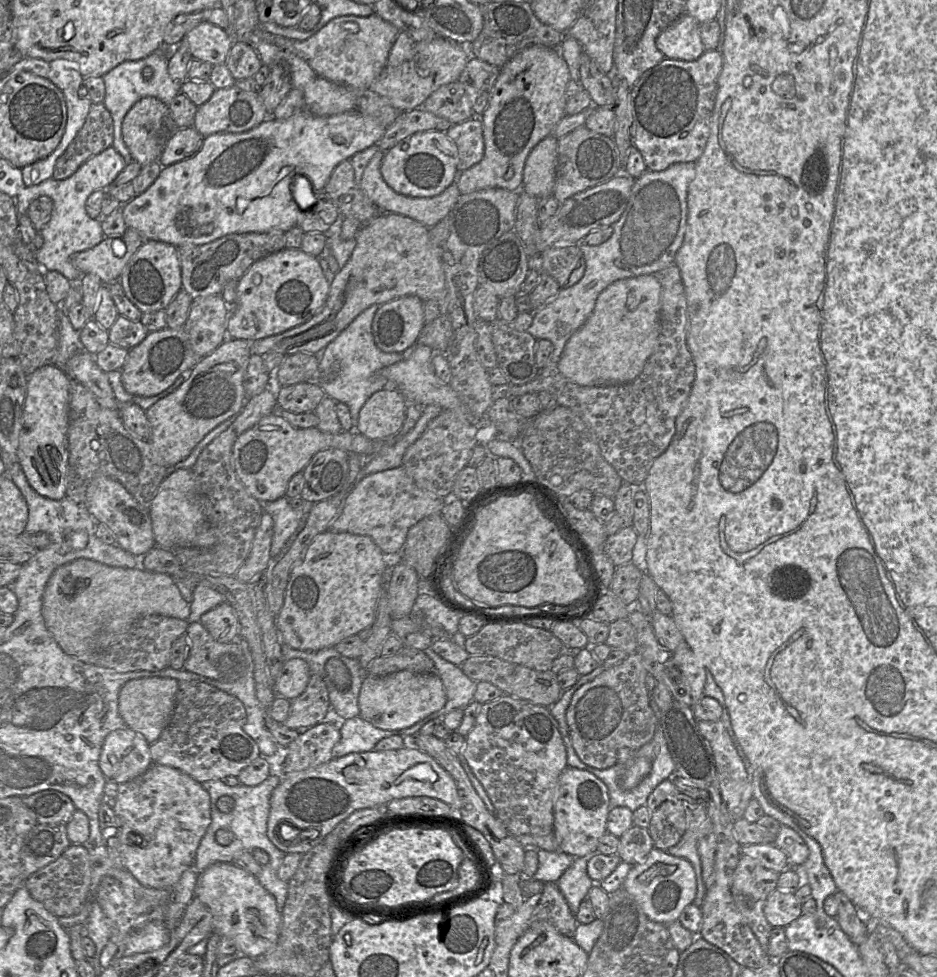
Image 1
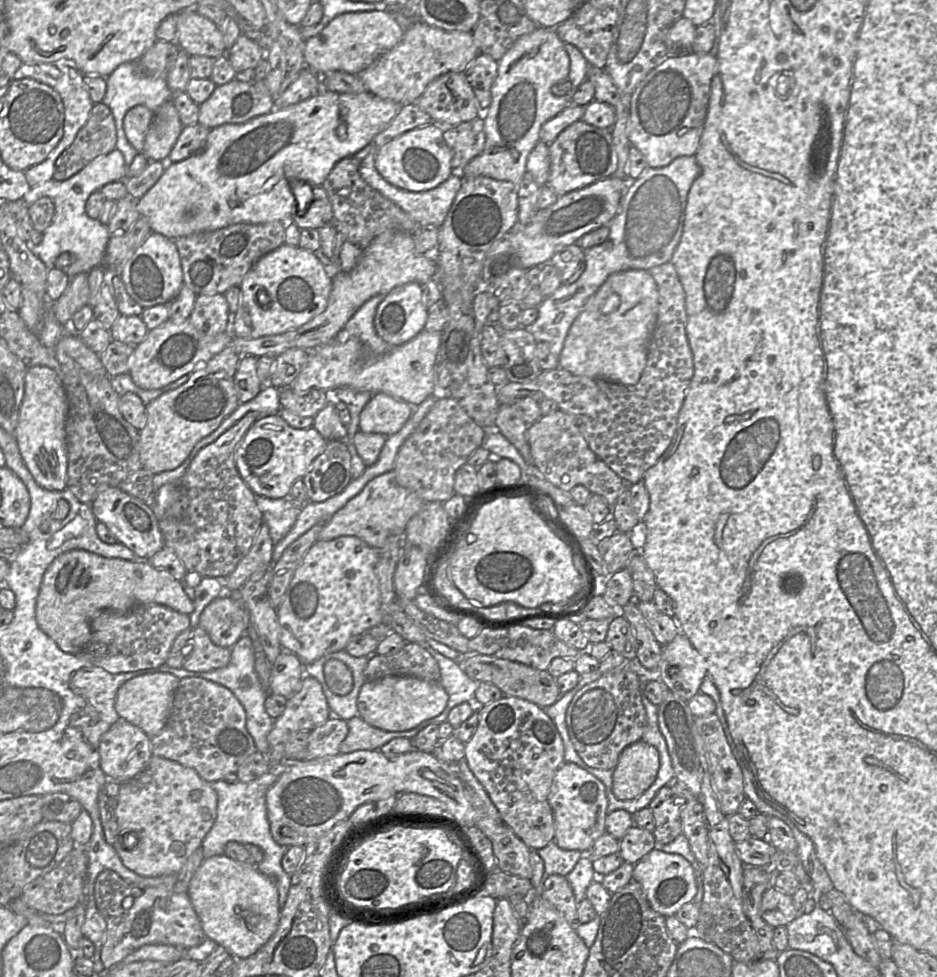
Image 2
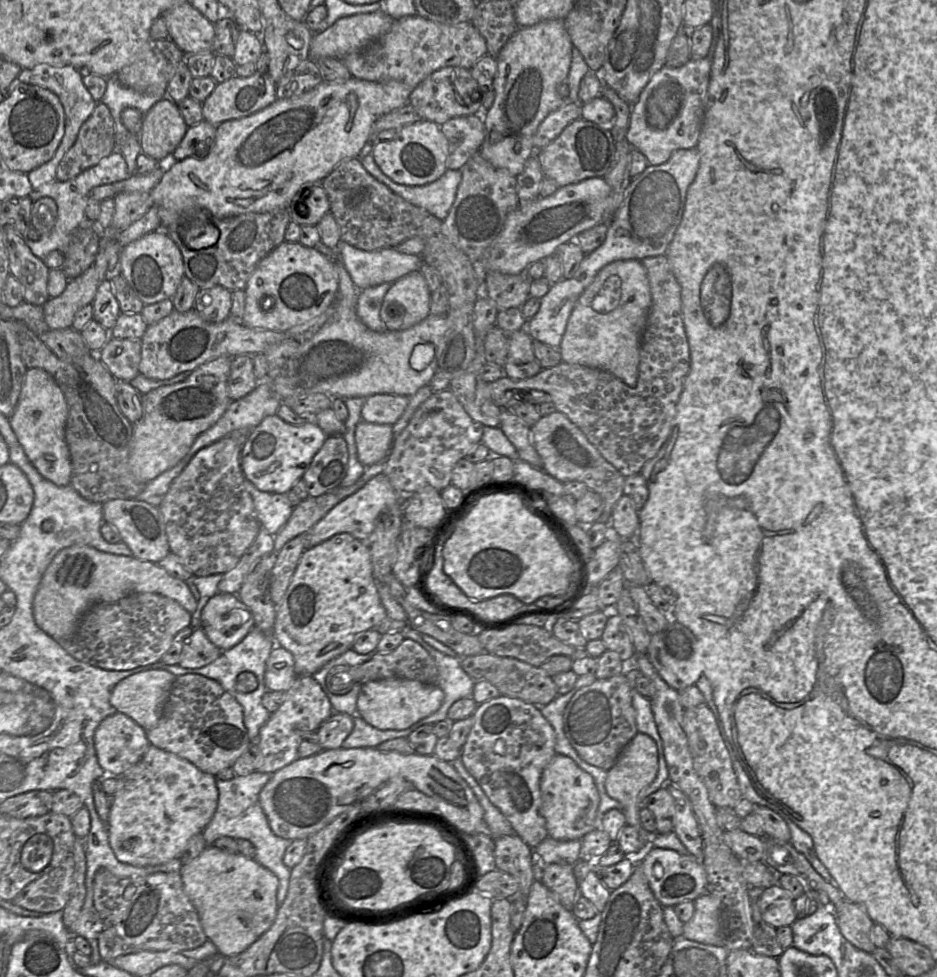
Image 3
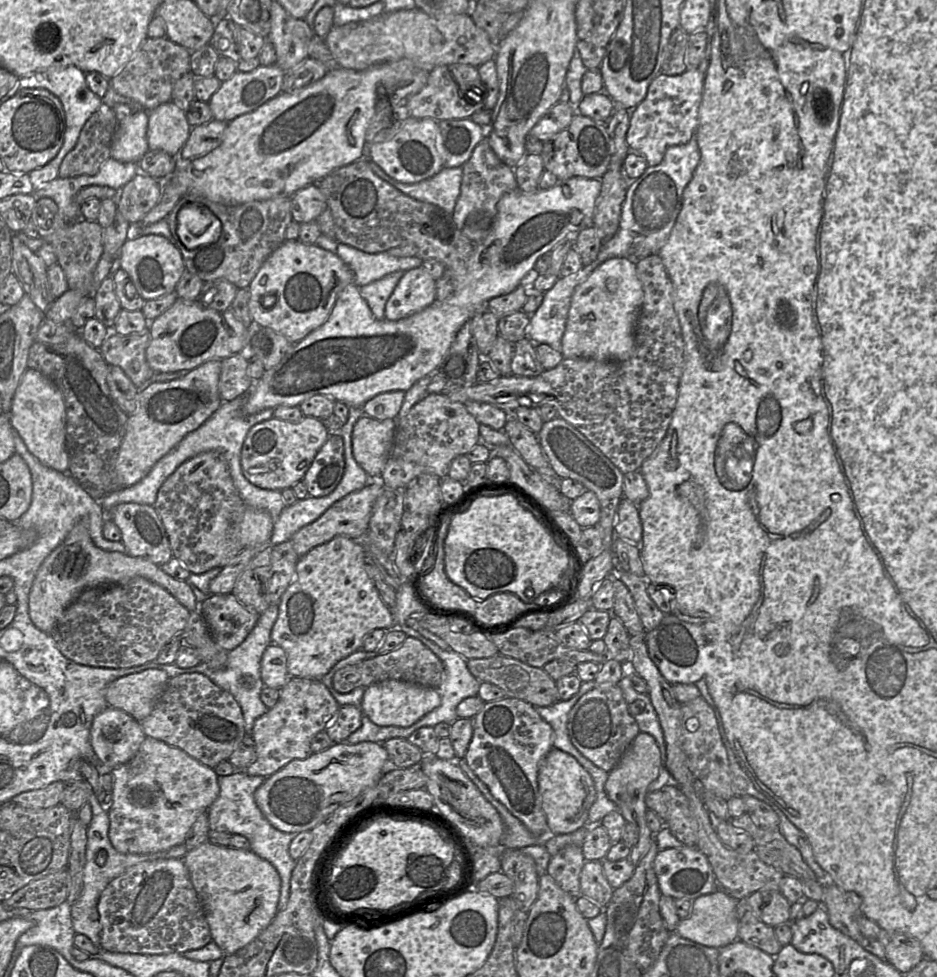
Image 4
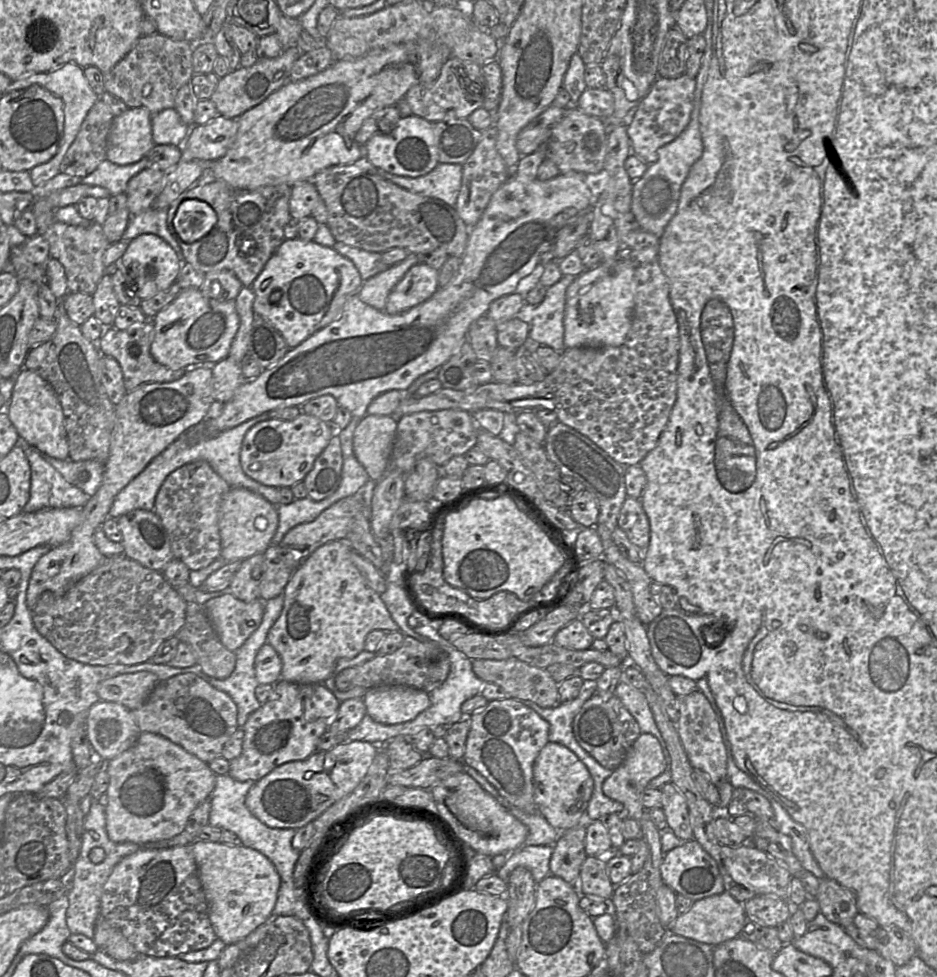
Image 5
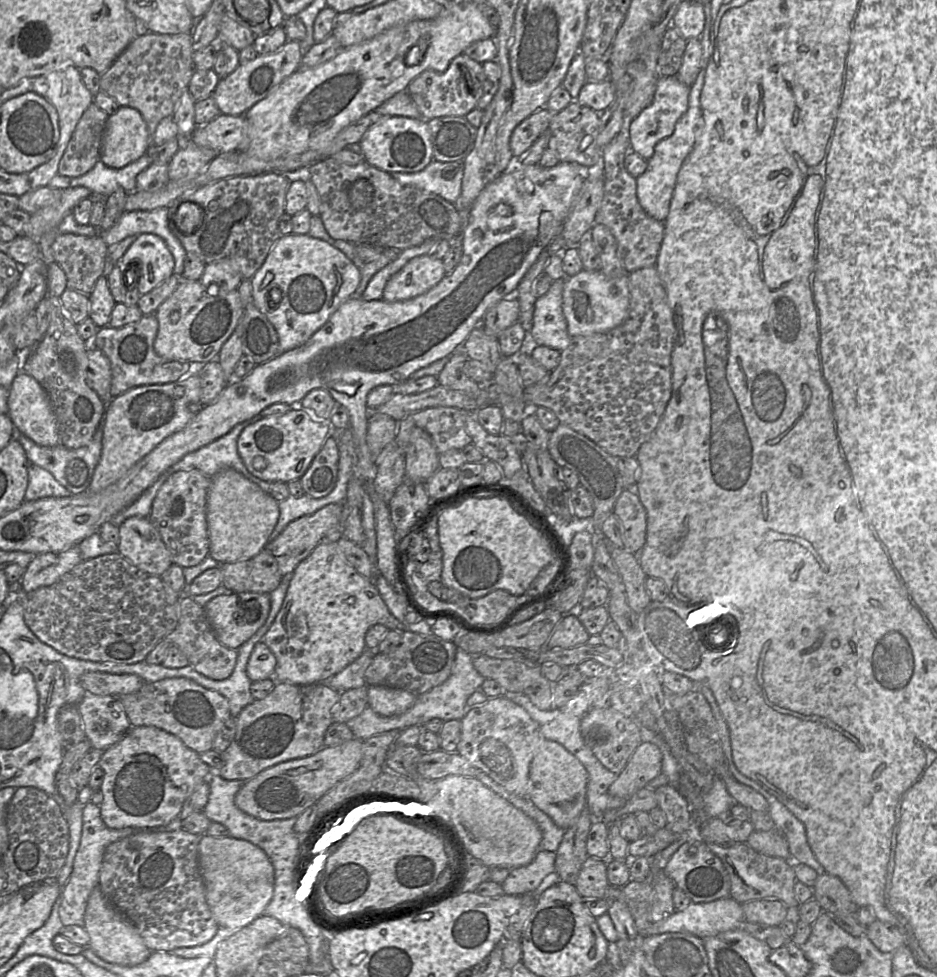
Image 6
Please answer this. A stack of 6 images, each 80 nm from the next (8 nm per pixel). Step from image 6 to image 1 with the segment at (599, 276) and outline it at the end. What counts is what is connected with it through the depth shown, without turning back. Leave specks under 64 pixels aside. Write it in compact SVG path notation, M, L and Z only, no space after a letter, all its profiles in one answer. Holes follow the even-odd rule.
M653 274L610 284L598 296L585 323L569 338L558 372L581 386L625 384L635 380L658 346L661 327L661 284Z

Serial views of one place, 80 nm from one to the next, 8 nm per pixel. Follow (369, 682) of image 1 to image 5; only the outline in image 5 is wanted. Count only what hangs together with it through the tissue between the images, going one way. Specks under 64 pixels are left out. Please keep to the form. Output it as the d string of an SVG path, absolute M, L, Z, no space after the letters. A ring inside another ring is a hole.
M378 686L363 697L366 713L375 721L395 725L412 721L430 706L429 693L405 686Z

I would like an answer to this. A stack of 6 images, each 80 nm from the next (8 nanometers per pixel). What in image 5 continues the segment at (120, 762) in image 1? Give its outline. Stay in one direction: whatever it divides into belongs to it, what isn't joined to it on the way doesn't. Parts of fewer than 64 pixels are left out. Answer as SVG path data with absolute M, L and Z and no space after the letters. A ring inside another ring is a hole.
M99 700L88 711L86 732L94 753L110 761L128 750L141 730L125 706Z

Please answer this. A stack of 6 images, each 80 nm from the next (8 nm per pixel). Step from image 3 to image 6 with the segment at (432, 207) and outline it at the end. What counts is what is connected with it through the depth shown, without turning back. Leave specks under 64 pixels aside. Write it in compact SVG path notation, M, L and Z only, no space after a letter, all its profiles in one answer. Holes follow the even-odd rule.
M432 160L423 170L391 173L402 184L435 193L457 205L463 179L463 161Z

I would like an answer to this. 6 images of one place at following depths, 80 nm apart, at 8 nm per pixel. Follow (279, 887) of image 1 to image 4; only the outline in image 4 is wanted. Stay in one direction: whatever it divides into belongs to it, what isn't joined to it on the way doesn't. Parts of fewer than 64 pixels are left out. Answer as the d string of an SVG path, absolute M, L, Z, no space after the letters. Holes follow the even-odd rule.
M244 771L218 776L219 794L207 814L210 830L244 836L250 843L250 850L274 866L281 880L277 906L277 910L280 911L286 907L290 895L290 879L296 861L289 854L289 846L297 834L285 833L274 828L257 806L254 793L266 778L268 777L251 776Z

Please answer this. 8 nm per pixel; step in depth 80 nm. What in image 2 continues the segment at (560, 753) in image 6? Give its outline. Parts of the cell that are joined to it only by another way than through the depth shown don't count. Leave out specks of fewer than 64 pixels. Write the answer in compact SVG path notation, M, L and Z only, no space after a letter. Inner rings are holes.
M564 762L557 770L549 792L553 812L556 845L563 850L588 852L595 840L607 833L605 818L608 799L604 784L578 765Z

